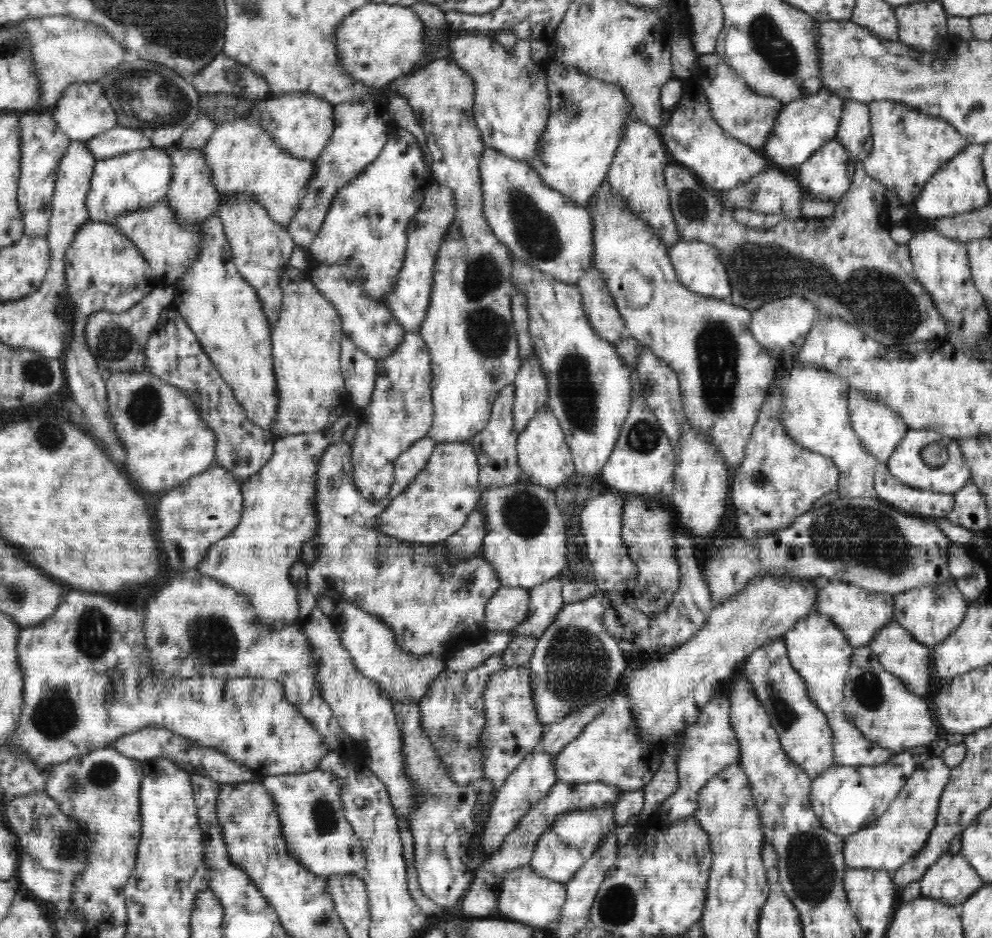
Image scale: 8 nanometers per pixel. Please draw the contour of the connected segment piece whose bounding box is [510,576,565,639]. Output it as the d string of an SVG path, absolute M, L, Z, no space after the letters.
M564 576L546 580L529 589L528 618L520 626L516 626L510 634L532 639L540 639L544 635L544 630L556 620L560 608L565 604L562 596L562 577Z

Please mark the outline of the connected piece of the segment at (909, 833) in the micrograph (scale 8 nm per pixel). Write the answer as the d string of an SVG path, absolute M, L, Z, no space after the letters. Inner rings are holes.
M931 755L921 764L912 776L908 777L904 788L890 803L886 812L877 818L870 826L861 828L858 832L845 838L843 851L847 868L872 868L886 870L892 874L908 863L927 844L928 837L936 826L936 814L940 796L944 786L948 784L951 769L944 763L942 757Z

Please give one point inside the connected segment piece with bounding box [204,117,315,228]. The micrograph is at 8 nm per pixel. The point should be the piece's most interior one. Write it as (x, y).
(243, 158)

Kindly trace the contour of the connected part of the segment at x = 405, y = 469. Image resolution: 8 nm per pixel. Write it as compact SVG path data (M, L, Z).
M425 437L400 454L394 464L391 492L376 503L365 500L354 486L350 444L340 442L325 448L316 478L318 530L311 539L316 543L314 547L318 551L318 560L307 568L307 588L316 598L323 596L332 600L340 598L341 601L356 603L364 611L380 617L380 621L384 621L395 632L397 645L404 652L420 656L423 660L432 655L446 662L465 646L480 643L490 634L484 624L484 612L492 595L501 587L496 569L482 557L482 554L459 560L452 565L452 561L446 555L444 541L428 544L400 541L376 529L376 518L388 508L396 496L405 492L418 472L424 470L436 445L437 442L432 438Z

